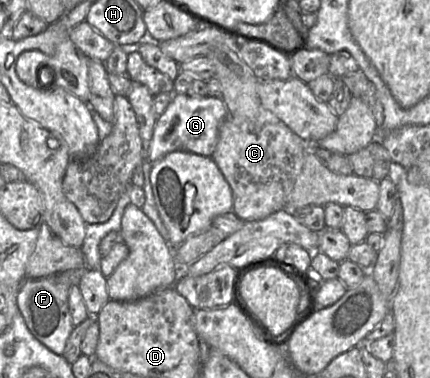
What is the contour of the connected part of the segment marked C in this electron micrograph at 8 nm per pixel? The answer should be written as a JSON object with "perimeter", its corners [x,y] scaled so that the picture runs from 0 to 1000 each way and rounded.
{"perimeter":[[[551,116],[502,119],[481,151],[493,161],[500,204],[516,225],[516,265],[530,299],[512,333],[493,421],[535,489],[542,558],[560,582],[595,585],[649,556],[688,556],[716,542],[756,545],[763,537],[816,545],[844,561],[874,553],[881,481],[826,460],[793,463],[770,455],[728,405],[730,381],[712,378],[635,299],[609,283],[598,243],[600,209],[551,138]]]}

